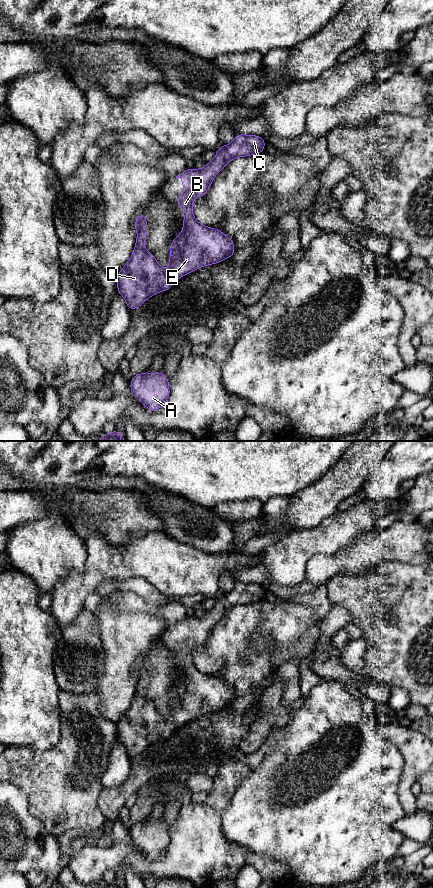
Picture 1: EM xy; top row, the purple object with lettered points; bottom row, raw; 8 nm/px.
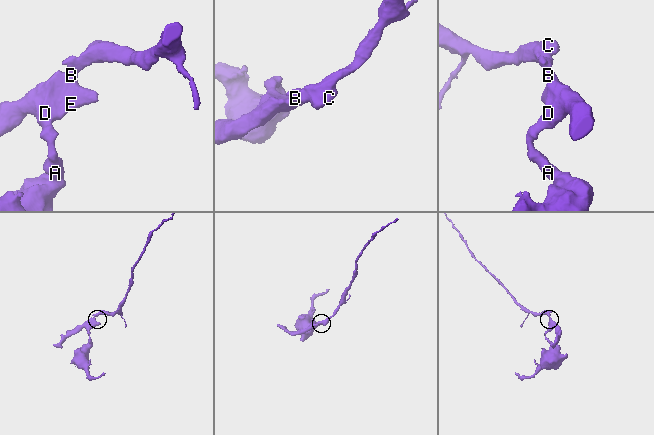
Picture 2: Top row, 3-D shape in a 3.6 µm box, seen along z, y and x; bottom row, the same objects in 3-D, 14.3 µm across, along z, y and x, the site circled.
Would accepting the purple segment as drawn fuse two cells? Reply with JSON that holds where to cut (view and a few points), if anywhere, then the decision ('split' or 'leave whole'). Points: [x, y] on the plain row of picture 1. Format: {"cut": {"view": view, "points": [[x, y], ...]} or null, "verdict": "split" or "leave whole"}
{"cut": null, "verdict": "leave whole"}

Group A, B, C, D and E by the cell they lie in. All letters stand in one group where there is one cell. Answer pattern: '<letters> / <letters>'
A B C D E

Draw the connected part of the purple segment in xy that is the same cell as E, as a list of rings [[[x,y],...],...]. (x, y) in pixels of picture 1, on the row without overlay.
[[[237,582],[235,587],[228,593],[220,594],[213,608],[207,611],[202,617],[186,617],[183,621],[176,624],[182,627],[182,633],[185,640],[182,641],[176,650],[184,660],[184,669],[182,680],[170,692],[169,716],[163,717],[156,709],[155,704],[148,700],[144,694],[148,681],[148,671],[146,663],[142,660],[135,668],[135,678],[137,687],[134,699],[117,723],[117,738],[123,744],[129,758],[140,755],[152,743],[167,739],[173,731],[193,720],[202,714],[217,712],[224,707],[231,706],[235,701],[234,690],[219,677],[206,675],[200,672],[193,663],[192,653],[195,645],[204,645],[211,635],[214,625],[225,615],[232,607],[247,605],[264,600],[265,588],[257,583]]]

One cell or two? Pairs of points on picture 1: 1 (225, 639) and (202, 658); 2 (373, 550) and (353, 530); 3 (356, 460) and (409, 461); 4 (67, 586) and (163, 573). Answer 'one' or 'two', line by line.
1: two
2: two
3: two
4: one

